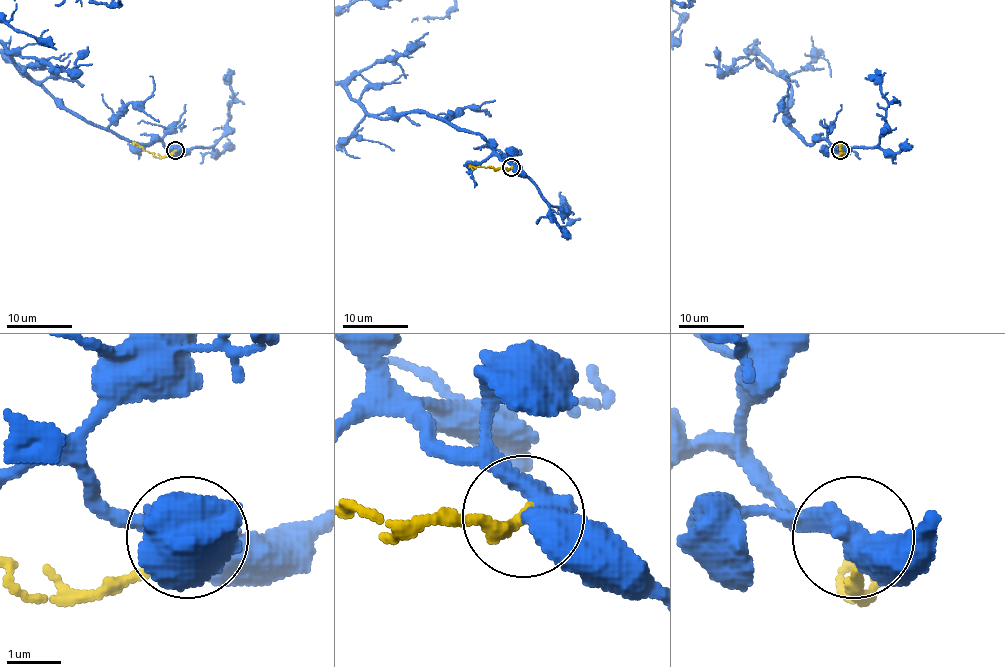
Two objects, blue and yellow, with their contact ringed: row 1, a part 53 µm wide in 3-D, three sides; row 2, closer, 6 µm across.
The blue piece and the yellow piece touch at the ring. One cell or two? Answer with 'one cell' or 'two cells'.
two cells

